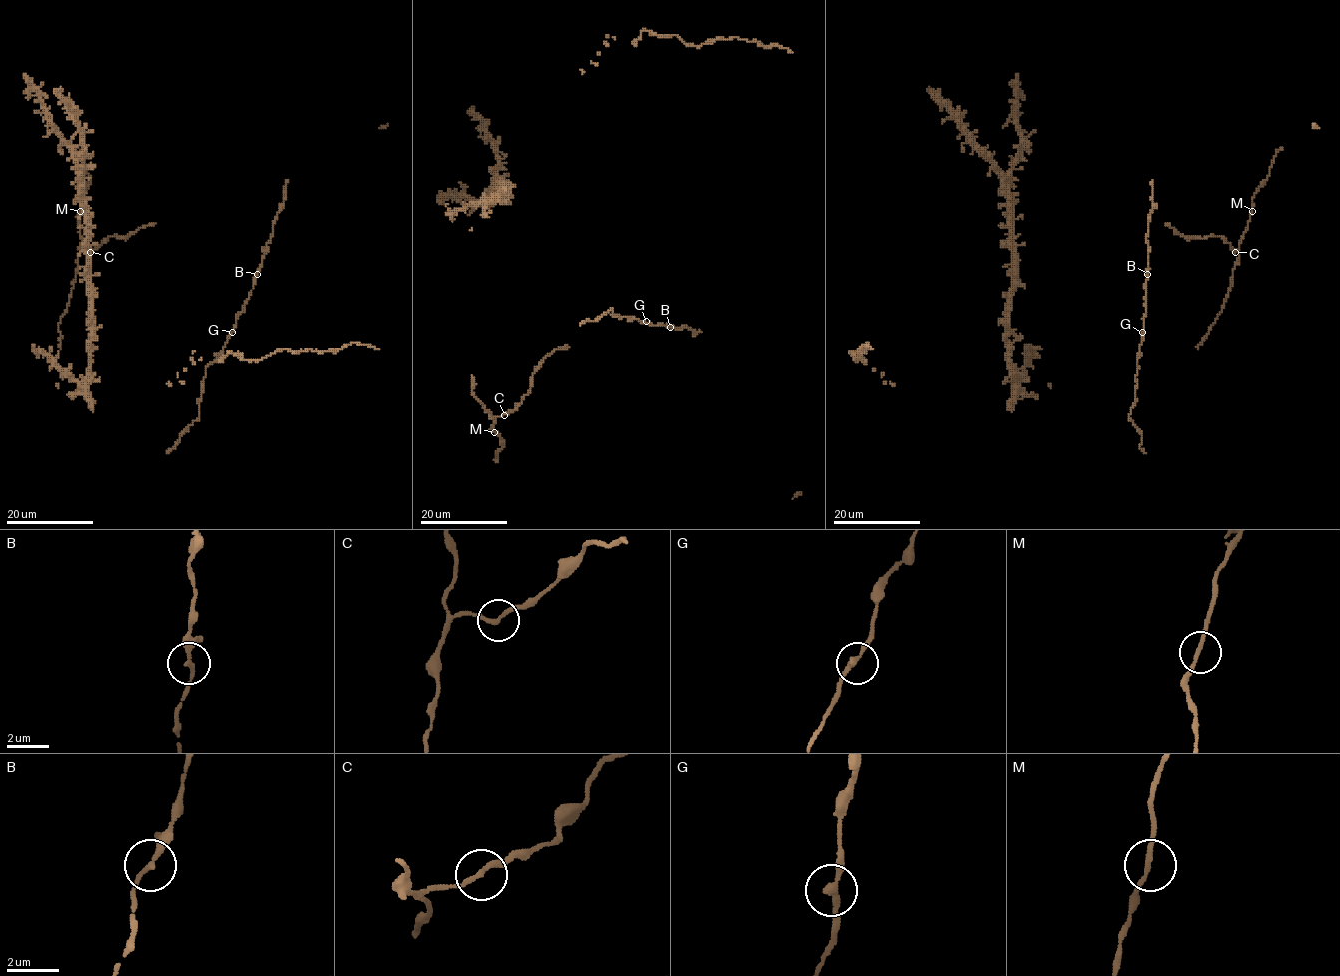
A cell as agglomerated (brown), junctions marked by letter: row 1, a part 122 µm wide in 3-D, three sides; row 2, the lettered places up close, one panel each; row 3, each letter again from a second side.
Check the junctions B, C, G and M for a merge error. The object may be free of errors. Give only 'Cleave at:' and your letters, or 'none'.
Cleave at: none

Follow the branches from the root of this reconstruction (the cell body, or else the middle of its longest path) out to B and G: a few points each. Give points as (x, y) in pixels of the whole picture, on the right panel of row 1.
B: (1142, 449), (1141, 432), (1129, 414), (1135, 398), (1137, 360), (1142, 341), (1147, 274)
G: (1142, 449), (1141, 432), (1129, 418), (1135, 398), (1137, 360), (1142, 332)

